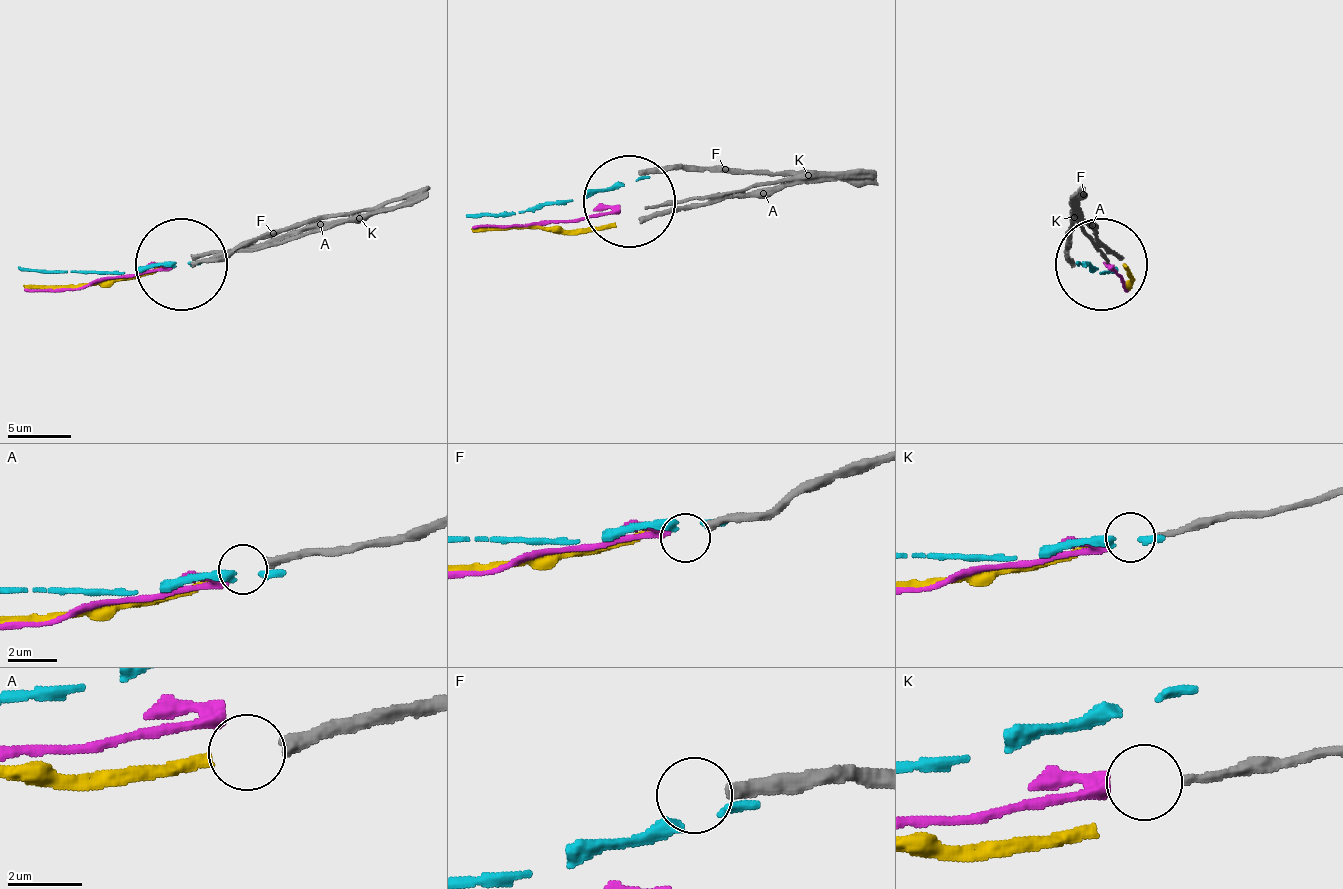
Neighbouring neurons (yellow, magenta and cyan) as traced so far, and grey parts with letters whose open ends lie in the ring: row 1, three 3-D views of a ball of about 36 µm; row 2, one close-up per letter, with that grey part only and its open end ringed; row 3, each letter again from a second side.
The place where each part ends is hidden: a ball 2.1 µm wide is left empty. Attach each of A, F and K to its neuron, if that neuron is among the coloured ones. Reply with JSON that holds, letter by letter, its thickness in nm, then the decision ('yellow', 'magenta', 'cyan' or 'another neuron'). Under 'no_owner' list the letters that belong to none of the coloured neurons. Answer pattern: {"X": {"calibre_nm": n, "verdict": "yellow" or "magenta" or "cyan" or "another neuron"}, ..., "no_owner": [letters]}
{"A": {"calibre_nm": 400, "verdict": "yellow"}, "F": {"calibre_nm": 360, "verdict": "another neuron"}, "K": {"calibre_nm": 240, "verdict": "magenta"}, "no_owner": ["F"]}

